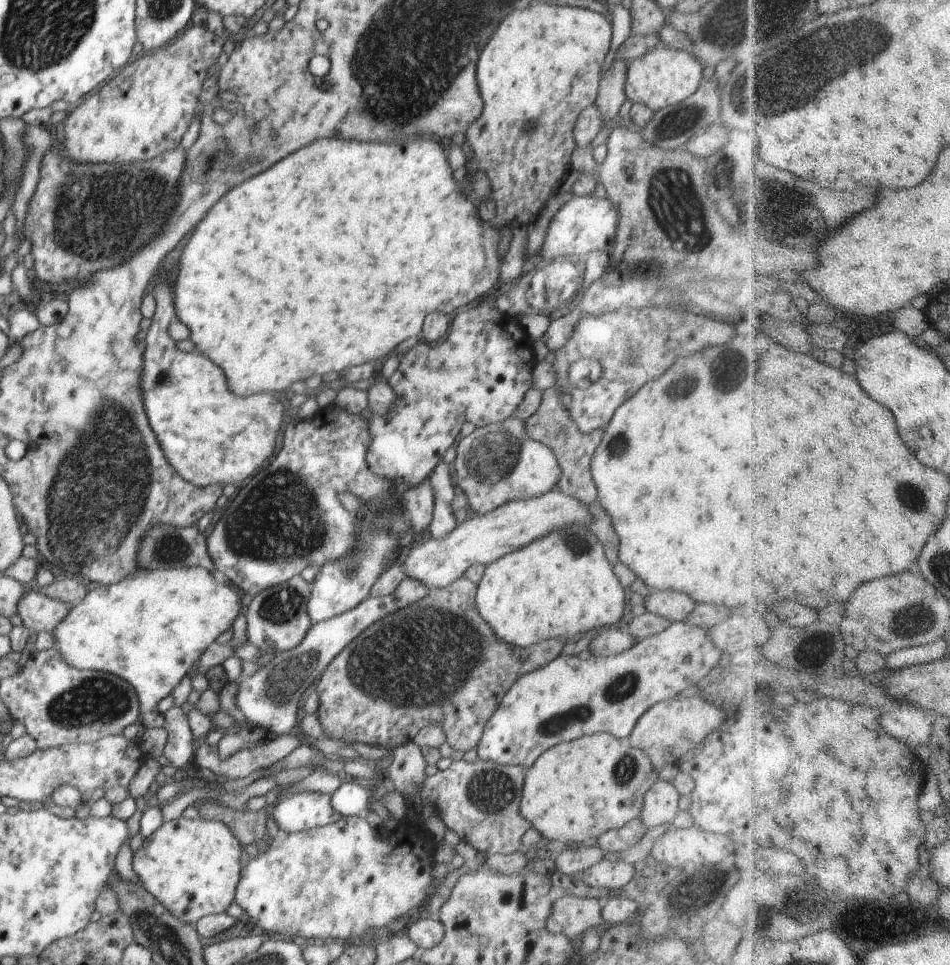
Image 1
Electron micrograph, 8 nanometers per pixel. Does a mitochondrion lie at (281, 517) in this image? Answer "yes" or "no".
yes

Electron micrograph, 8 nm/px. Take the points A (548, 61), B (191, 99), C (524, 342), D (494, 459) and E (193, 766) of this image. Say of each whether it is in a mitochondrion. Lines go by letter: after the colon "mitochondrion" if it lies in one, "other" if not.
A: other
B: other
C: other
D: mitochondrion
E: other

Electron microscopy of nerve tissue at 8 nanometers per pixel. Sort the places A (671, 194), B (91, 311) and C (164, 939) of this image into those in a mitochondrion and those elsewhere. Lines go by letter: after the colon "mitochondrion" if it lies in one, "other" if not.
A: mitochondrion
B: other
C: mitochondrion

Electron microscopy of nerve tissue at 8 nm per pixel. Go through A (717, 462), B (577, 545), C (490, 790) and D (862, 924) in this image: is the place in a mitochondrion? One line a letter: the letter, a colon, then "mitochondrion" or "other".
A: other
B: mitochondrion
C: mitochondrion
D: other

